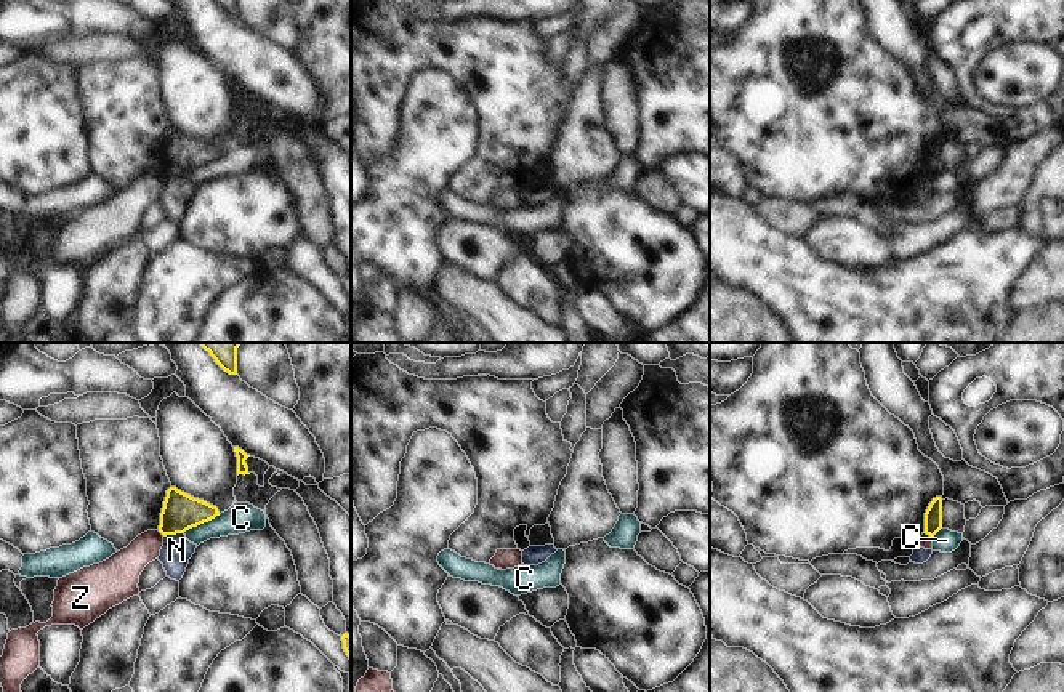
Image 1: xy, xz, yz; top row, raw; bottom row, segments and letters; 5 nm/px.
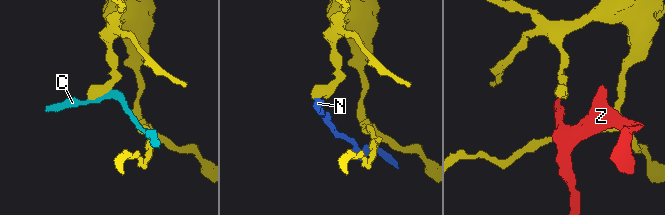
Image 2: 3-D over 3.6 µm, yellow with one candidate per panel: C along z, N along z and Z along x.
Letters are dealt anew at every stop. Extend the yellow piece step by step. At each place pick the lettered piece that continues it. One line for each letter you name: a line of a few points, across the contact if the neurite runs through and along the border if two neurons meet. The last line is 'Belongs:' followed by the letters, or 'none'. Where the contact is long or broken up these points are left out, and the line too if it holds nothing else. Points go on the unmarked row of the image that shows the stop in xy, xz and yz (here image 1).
Belongs: none

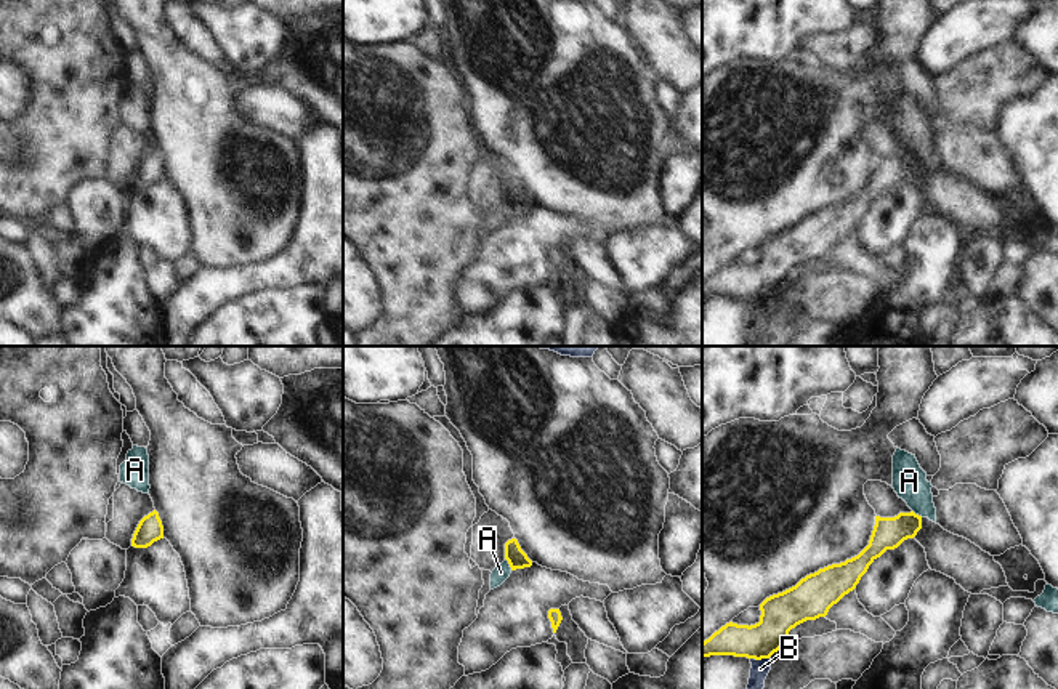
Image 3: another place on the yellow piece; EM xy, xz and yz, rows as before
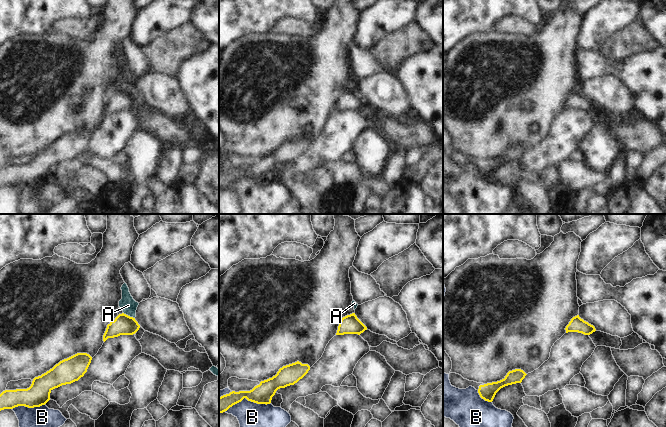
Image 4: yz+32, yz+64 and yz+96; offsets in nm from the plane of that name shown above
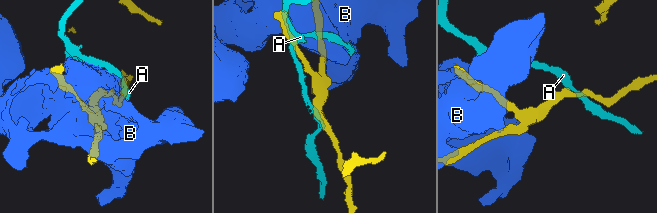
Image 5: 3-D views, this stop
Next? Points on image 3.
Belongs: none

